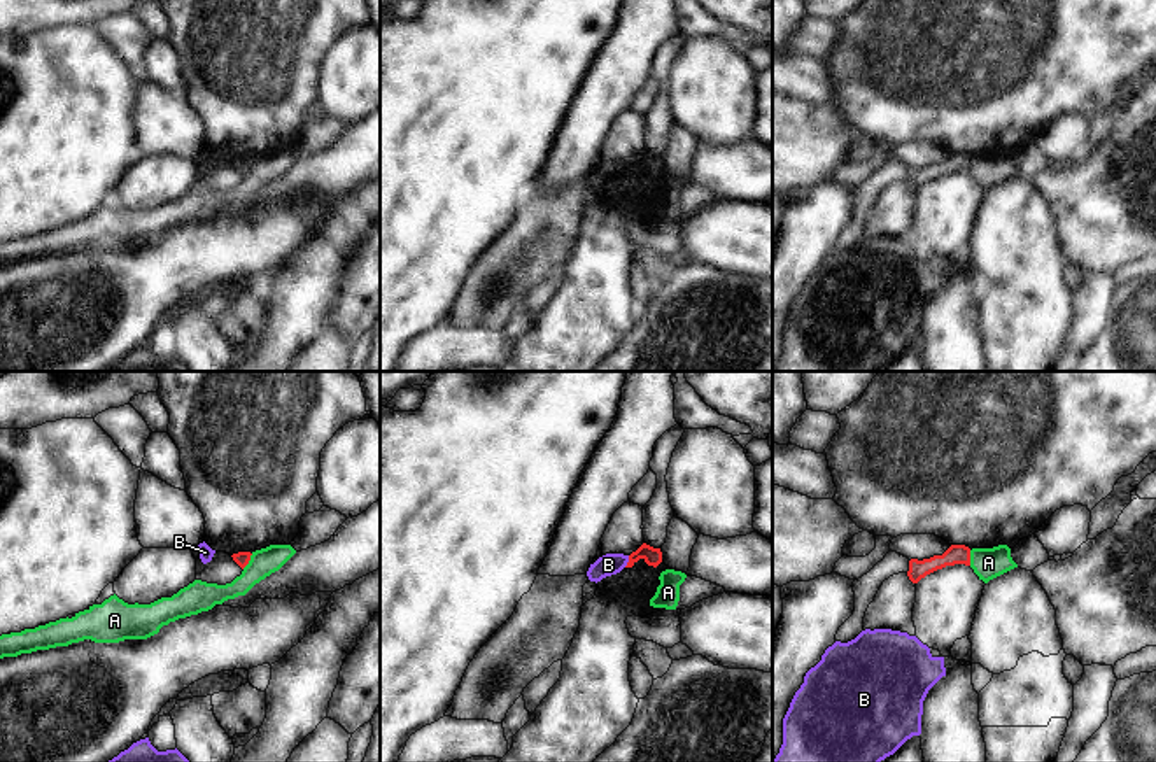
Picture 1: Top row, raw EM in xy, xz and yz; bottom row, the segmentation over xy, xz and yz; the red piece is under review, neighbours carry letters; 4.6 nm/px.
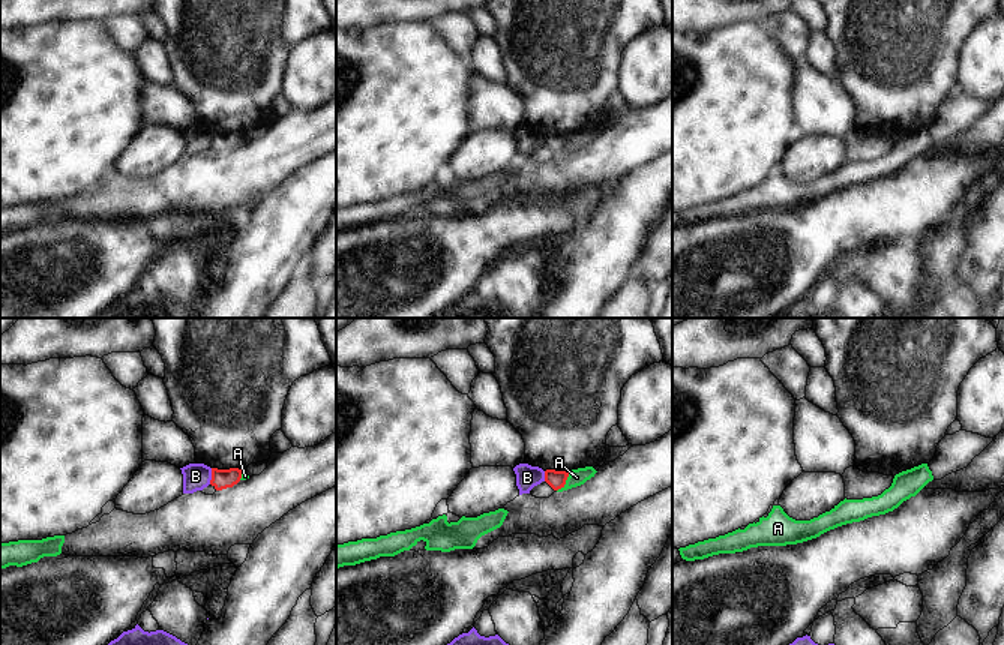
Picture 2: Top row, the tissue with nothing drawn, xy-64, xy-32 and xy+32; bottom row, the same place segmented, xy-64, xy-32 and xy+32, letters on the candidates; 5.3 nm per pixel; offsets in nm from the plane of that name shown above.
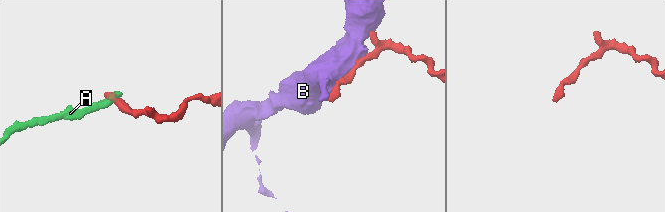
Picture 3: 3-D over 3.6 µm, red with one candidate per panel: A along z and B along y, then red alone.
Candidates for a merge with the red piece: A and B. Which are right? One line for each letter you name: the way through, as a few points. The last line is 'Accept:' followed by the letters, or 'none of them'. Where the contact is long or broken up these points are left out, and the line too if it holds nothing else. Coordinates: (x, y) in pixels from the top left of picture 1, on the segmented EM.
Accept: none of them

